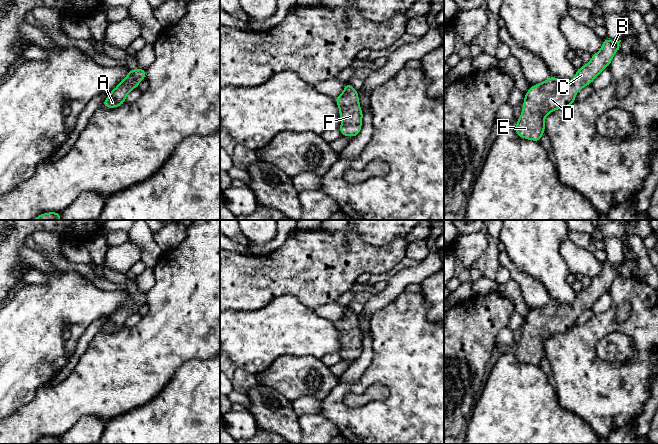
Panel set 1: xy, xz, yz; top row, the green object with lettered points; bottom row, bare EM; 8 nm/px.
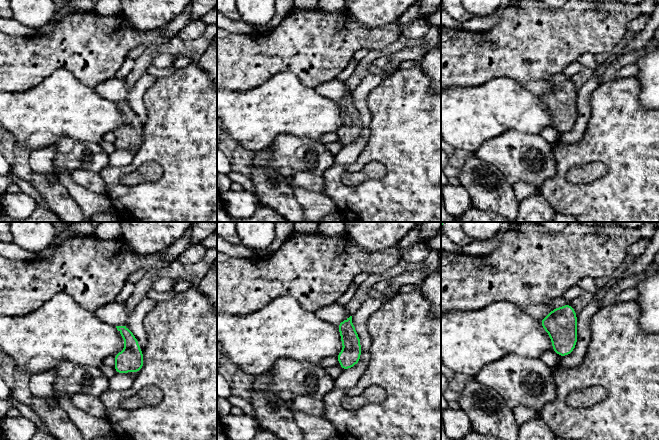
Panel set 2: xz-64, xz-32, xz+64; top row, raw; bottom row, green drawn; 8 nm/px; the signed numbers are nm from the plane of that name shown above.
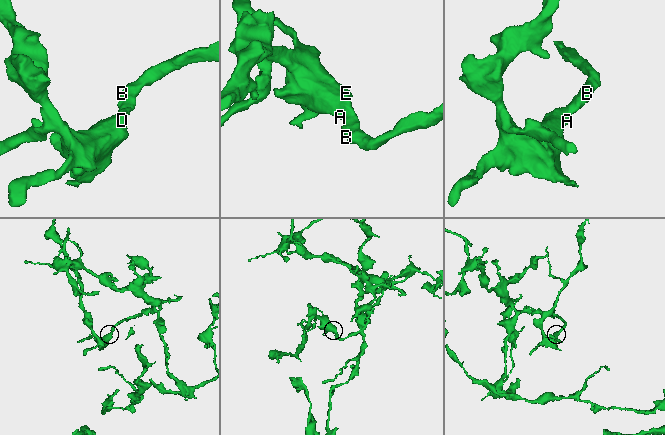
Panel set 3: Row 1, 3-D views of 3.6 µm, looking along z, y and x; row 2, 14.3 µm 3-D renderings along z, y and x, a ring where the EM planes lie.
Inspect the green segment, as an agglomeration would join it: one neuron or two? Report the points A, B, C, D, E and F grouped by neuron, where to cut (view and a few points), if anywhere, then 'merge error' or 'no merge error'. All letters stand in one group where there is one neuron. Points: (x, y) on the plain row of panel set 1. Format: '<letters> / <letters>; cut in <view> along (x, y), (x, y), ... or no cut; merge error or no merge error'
A B C D E F; no cut; no merge error

